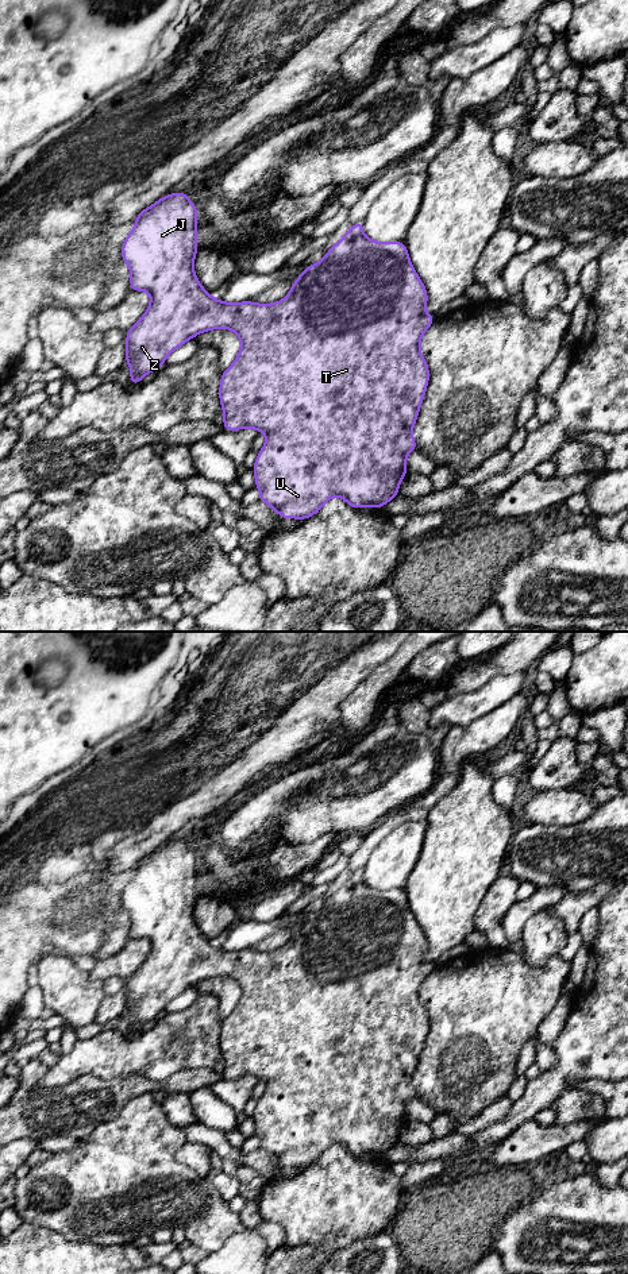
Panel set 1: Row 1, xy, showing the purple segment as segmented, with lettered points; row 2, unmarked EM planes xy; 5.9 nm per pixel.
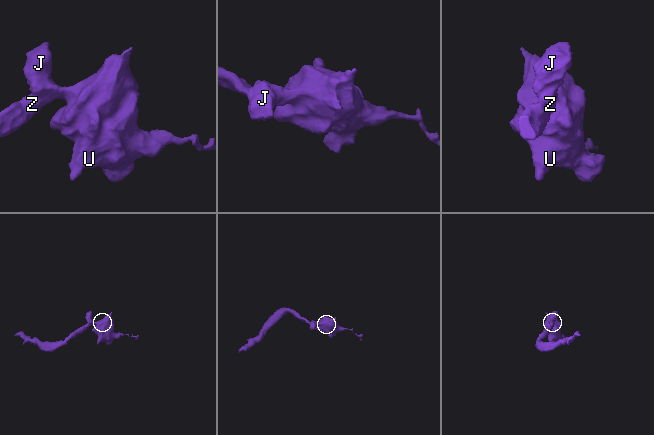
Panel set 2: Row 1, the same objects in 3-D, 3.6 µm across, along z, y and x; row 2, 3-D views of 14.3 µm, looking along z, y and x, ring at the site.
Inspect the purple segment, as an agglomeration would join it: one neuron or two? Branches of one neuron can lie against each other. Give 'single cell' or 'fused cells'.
single cell

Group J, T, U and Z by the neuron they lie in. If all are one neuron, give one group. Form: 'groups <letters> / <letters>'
groups J T U Z

